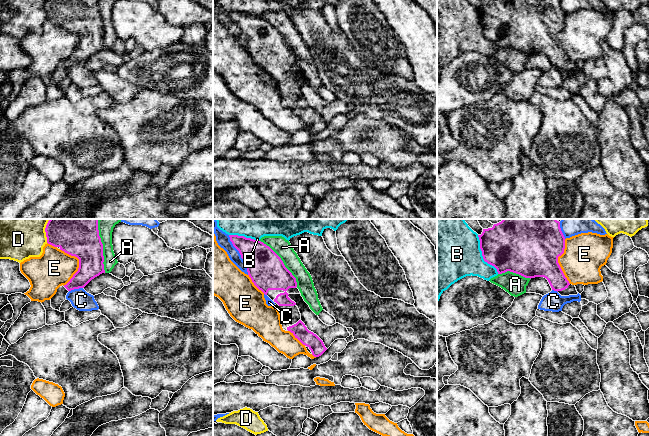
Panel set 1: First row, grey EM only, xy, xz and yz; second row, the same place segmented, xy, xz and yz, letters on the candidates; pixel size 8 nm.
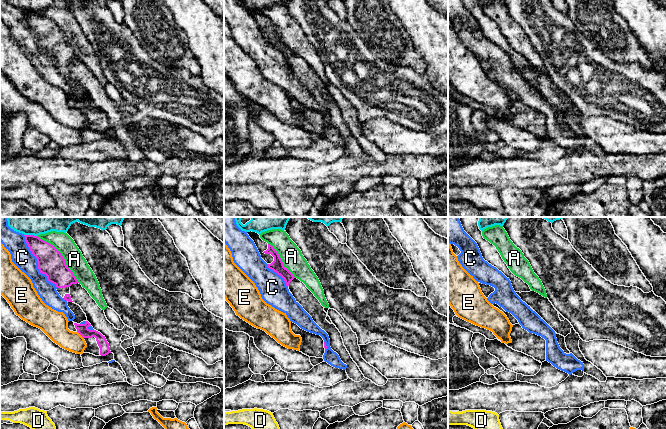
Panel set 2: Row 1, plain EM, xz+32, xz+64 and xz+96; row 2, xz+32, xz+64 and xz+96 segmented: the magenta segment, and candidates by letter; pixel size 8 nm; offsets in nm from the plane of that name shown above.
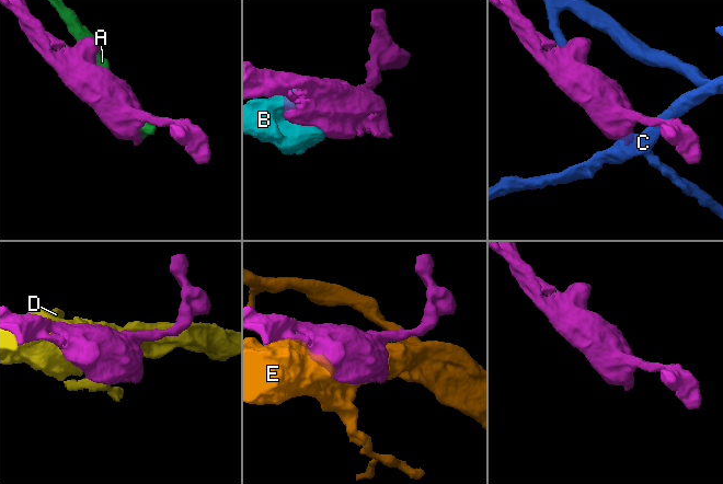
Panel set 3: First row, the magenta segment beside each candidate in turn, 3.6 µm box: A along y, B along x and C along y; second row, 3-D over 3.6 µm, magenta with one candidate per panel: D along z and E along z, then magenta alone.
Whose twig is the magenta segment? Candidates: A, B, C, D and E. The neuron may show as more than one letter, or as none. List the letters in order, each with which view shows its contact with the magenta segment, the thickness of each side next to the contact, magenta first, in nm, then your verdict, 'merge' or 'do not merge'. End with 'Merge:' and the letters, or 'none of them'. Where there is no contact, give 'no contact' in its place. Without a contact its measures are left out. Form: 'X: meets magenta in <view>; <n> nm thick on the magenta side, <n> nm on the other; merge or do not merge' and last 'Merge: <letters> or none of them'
A: meets magenta in xz; 300 nm thick on the magenta side, 140 nm on the other; do not merge
B: meets magenta in yz; 380 nm thick on the magenta side, 460 nm on the other; do not merge
C: meets magenta in xz; 280 nm thick on the magenta side, 110 nm on the other; do not merge
D: meets magenta in xy; 260 nm thick on the magenta side, 300 nm on the other; do not merge
E: meets magenta in xy; 280 nm thick on the magenta side, 300 nm on the other; do not merge
Merge: none of them

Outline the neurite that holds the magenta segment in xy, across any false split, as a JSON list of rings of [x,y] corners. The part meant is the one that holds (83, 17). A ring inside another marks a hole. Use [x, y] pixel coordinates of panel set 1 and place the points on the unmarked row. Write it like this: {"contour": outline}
{"contour": [[[47,0],[45,8],[48,20],[79,35],[78,47],[50,75],[51,83],[60,87],[69,67],[84,64],[92,55],[105,49],[103,20],[98,0]]]}

